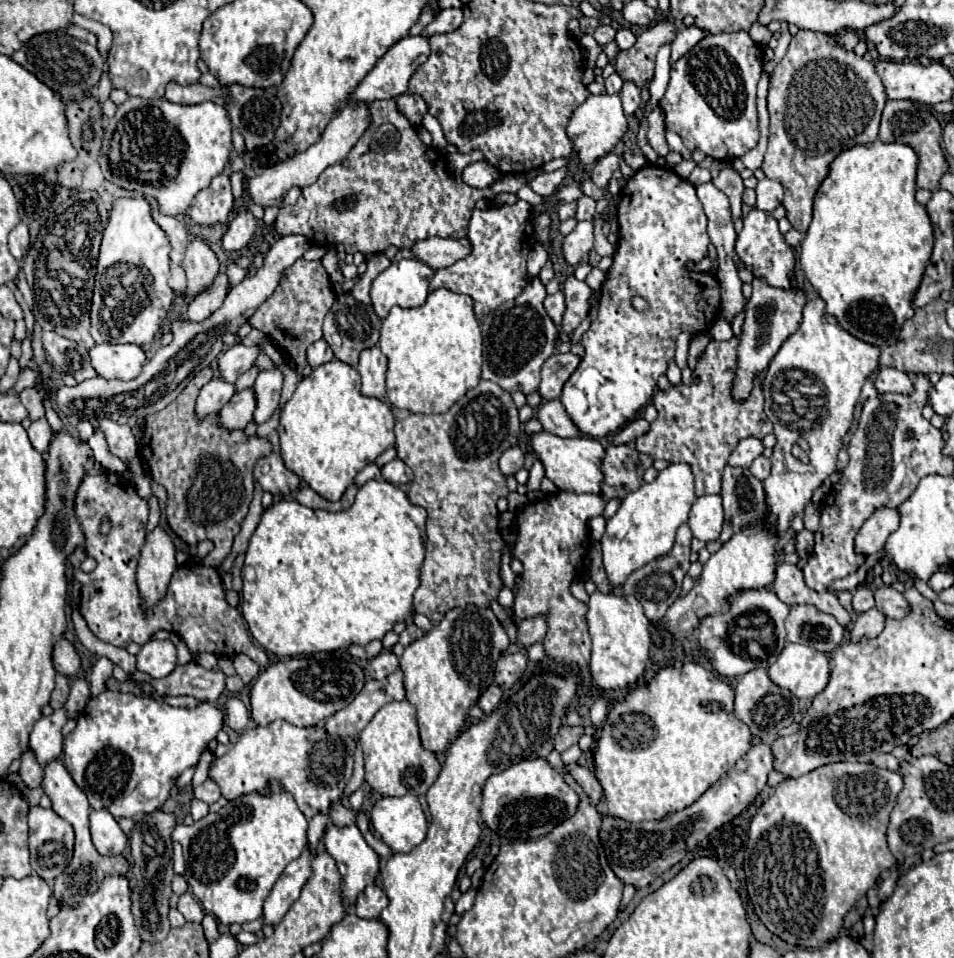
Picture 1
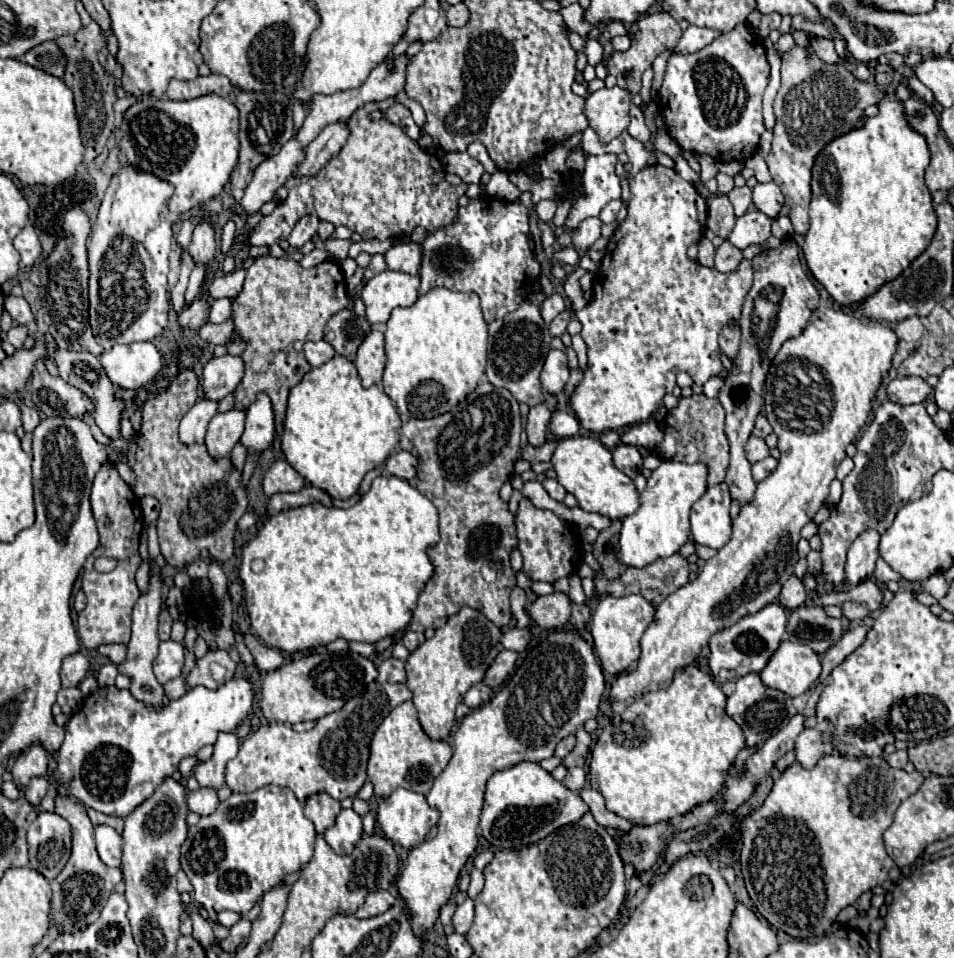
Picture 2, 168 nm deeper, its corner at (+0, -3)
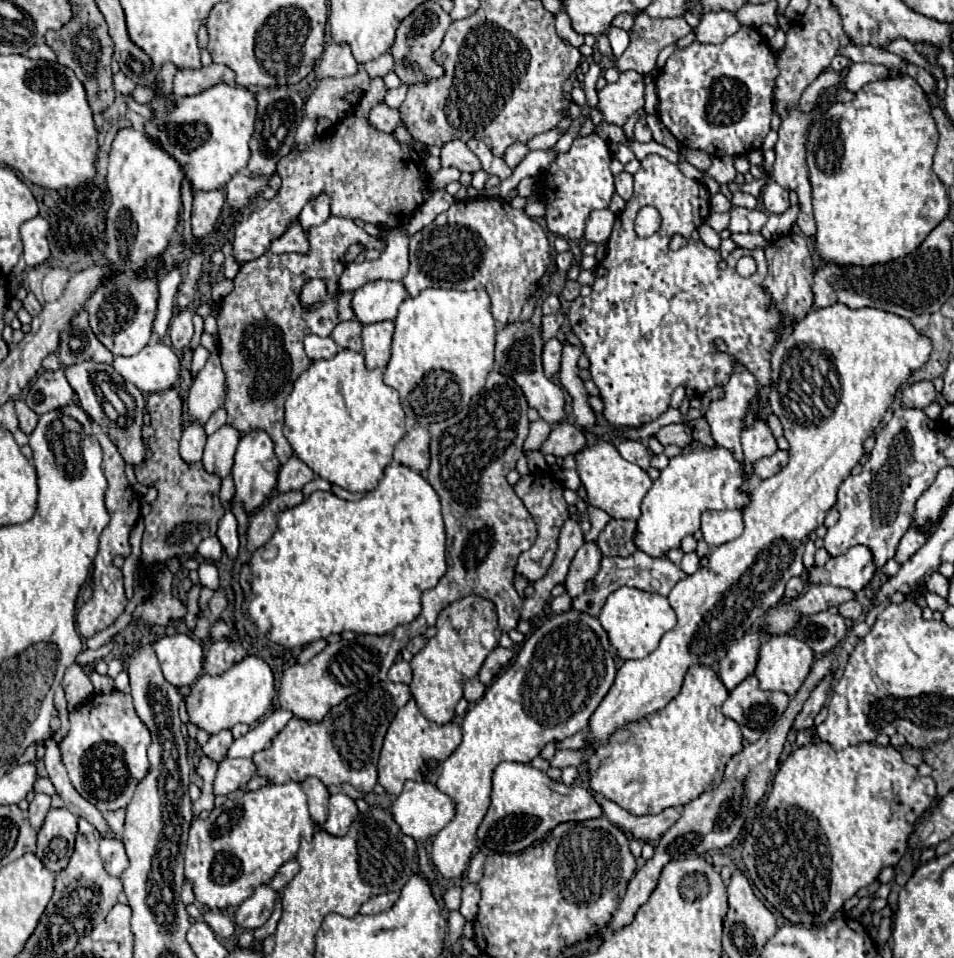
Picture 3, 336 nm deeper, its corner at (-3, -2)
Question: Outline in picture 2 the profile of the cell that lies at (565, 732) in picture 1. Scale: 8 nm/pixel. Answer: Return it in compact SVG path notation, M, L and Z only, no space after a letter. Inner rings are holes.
M574 735L564 737L564 739L556 745L556 757L566 757L566 755L574 749L574 745L576 745L576 737L574 737Z

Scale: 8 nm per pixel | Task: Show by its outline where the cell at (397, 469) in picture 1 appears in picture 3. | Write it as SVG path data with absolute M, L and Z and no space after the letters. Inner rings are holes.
M419 426L419 428L411 428L395 446L395 454L393 458L405 466L409 466L411 470L417 472L425 472L429 468L429 430Z

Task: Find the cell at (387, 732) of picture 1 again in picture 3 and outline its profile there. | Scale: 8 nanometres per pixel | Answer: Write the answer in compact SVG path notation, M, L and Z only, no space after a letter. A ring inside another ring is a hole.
M411 698L399 712L395 714L387 734L385 742L381 748L381 758L379 758L379 784L389 792L399 796L403 790L405 780L415 780L415 782L437 782L441 774L439 762L451 756L451 752L461 744L461 726L455 722L447 724L435 724L429 722L417 708L415 700Z

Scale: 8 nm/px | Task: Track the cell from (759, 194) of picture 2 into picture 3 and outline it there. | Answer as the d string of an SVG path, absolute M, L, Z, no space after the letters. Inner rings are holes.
M773 180L765 184L765 188L761 192L761 198L763 198L765 210L771 212L771 214L783 214L791 204L789 202L789 192Z

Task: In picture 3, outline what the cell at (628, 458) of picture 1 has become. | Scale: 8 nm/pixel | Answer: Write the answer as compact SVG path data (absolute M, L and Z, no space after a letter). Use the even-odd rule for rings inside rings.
M623 440L623 442L617 446L617 450L619 450L619 454L621 454L625 460L641 466L643 470L649 470L651 452L649 452L649 448L647 448L643 442L639 442L639 440Z

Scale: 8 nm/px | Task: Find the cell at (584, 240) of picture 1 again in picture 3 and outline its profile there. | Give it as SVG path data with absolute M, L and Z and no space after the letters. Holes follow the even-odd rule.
M609 208L603 210L593 210L587 218L587 228L585 228L585 240L603 244L611 236L611 228L615 222L615 214Z

